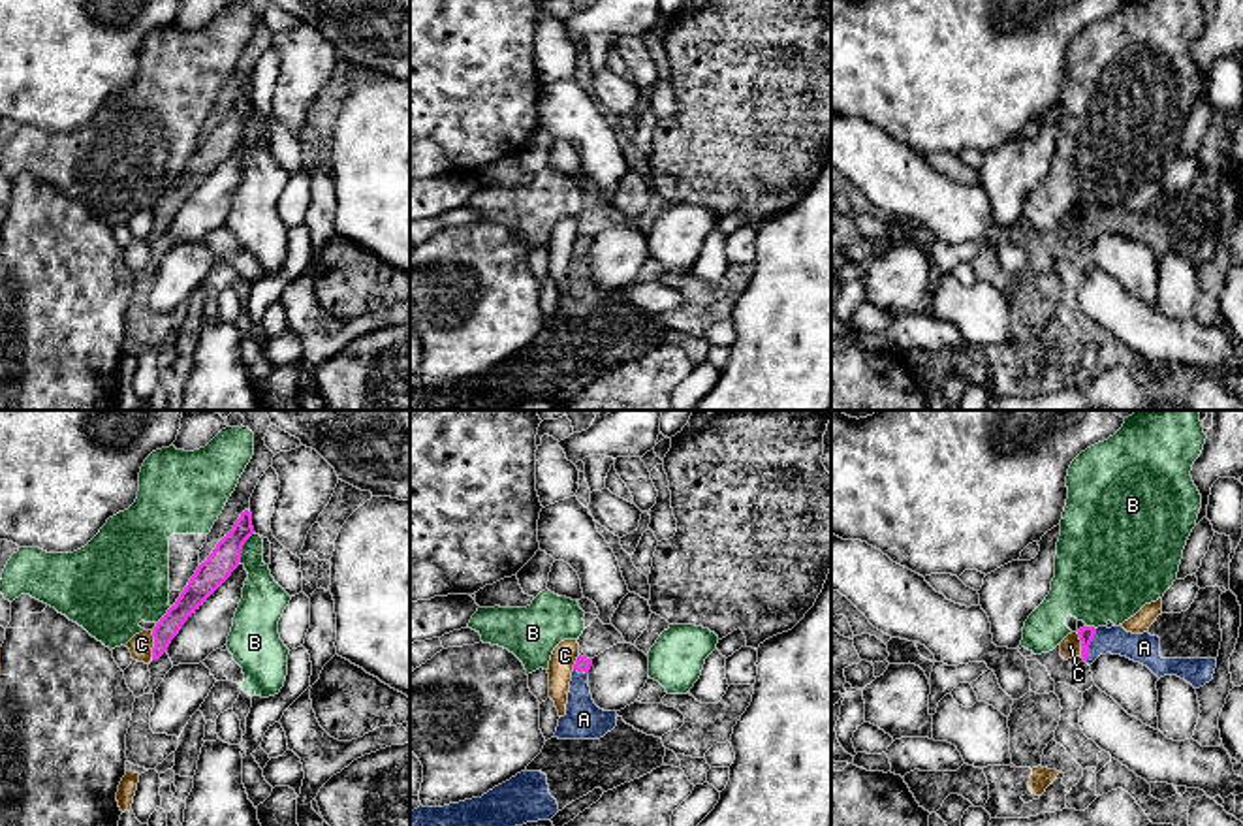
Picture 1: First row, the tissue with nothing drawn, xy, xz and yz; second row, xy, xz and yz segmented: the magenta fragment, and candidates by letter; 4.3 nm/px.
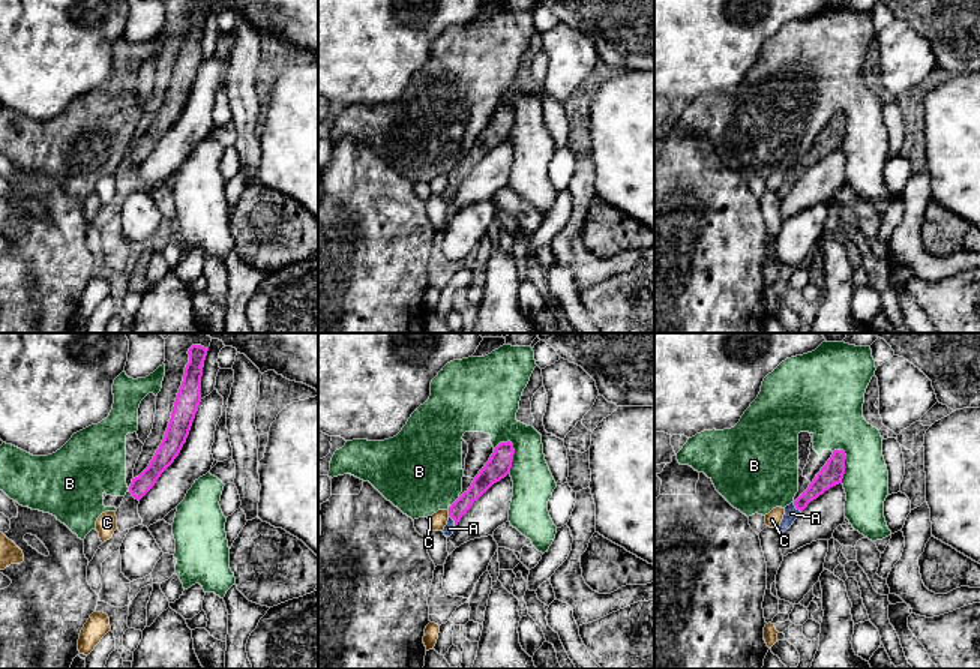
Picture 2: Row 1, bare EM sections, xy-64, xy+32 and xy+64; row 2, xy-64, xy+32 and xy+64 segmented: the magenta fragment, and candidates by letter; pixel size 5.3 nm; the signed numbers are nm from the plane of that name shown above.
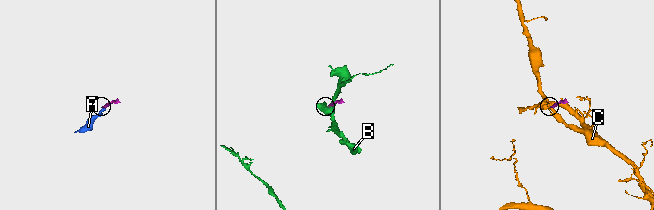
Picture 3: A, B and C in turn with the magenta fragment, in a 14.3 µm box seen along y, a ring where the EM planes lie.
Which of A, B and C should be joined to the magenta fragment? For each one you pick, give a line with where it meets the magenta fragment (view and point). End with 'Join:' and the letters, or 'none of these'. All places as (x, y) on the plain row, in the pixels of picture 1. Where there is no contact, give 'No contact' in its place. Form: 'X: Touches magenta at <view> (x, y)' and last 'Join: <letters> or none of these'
A: Touches magenta at yz (1089, 222)
Join: A

